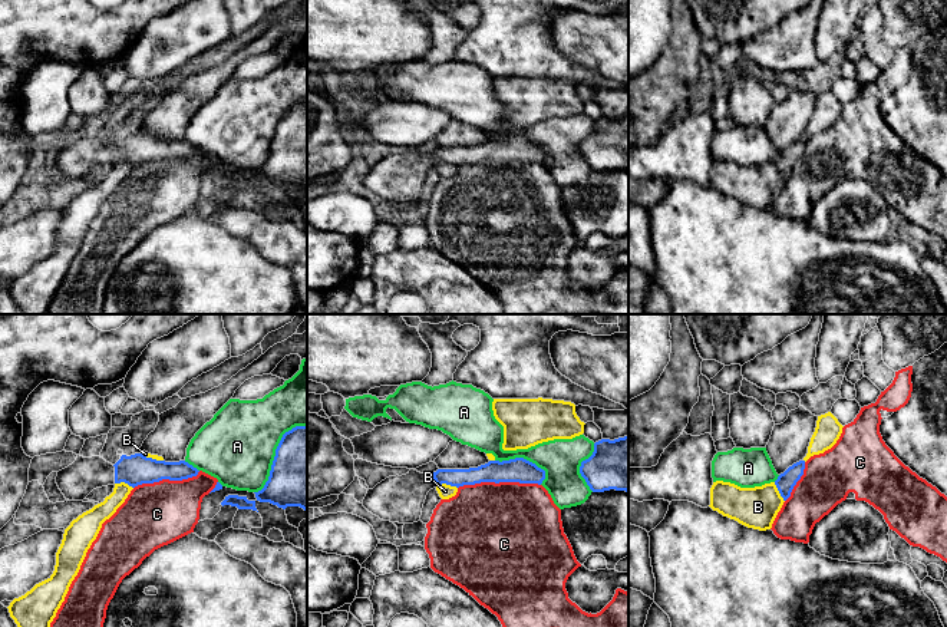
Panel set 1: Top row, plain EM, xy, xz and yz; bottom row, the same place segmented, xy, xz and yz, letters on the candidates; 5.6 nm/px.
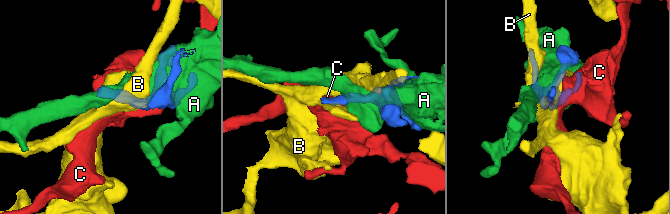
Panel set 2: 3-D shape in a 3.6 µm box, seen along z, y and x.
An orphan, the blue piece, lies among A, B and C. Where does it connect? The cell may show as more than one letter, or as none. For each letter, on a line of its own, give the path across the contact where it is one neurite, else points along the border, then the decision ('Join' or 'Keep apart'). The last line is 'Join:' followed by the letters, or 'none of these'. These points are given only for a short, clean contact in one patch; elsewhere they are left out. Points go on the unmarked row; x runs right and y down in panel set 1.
A: Keep apart
B: Keep apart
C: Boundary: xz (540, 162), (475, 161), (464, 162), (458, 167). Keep apart
Join: none of these

